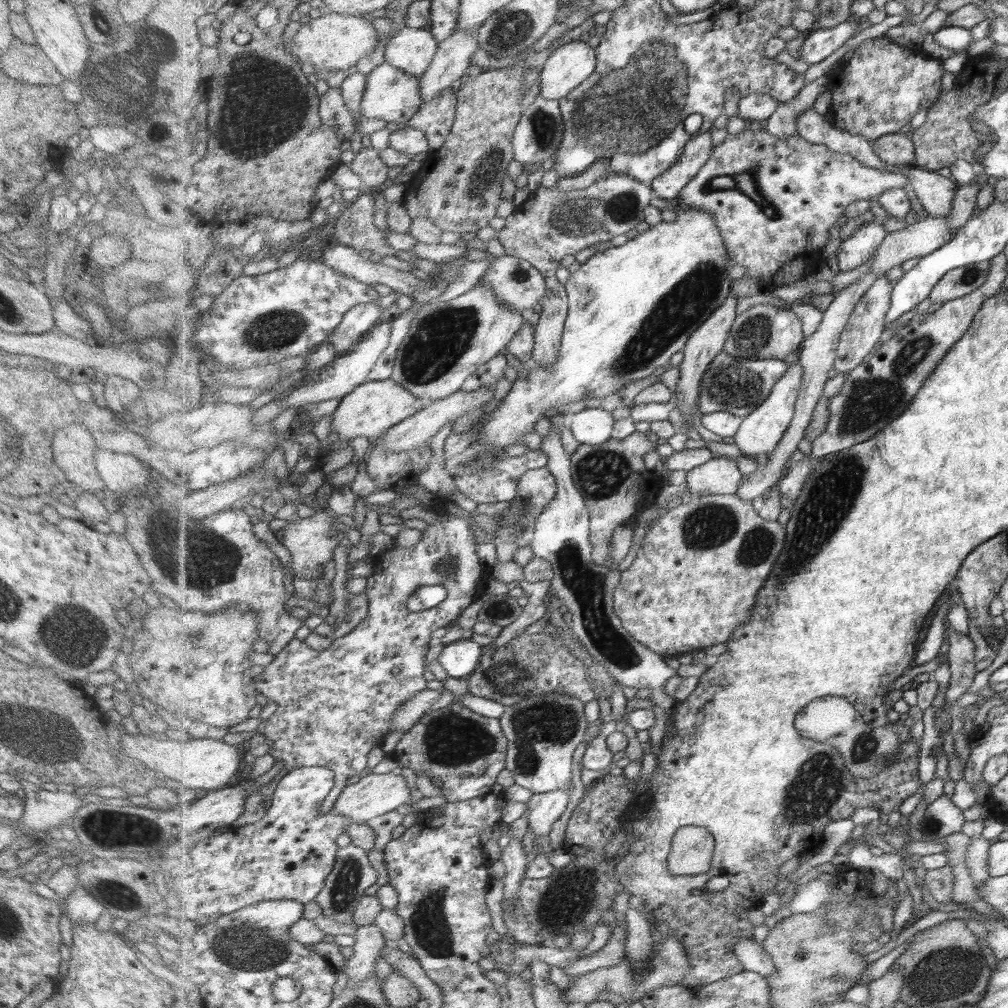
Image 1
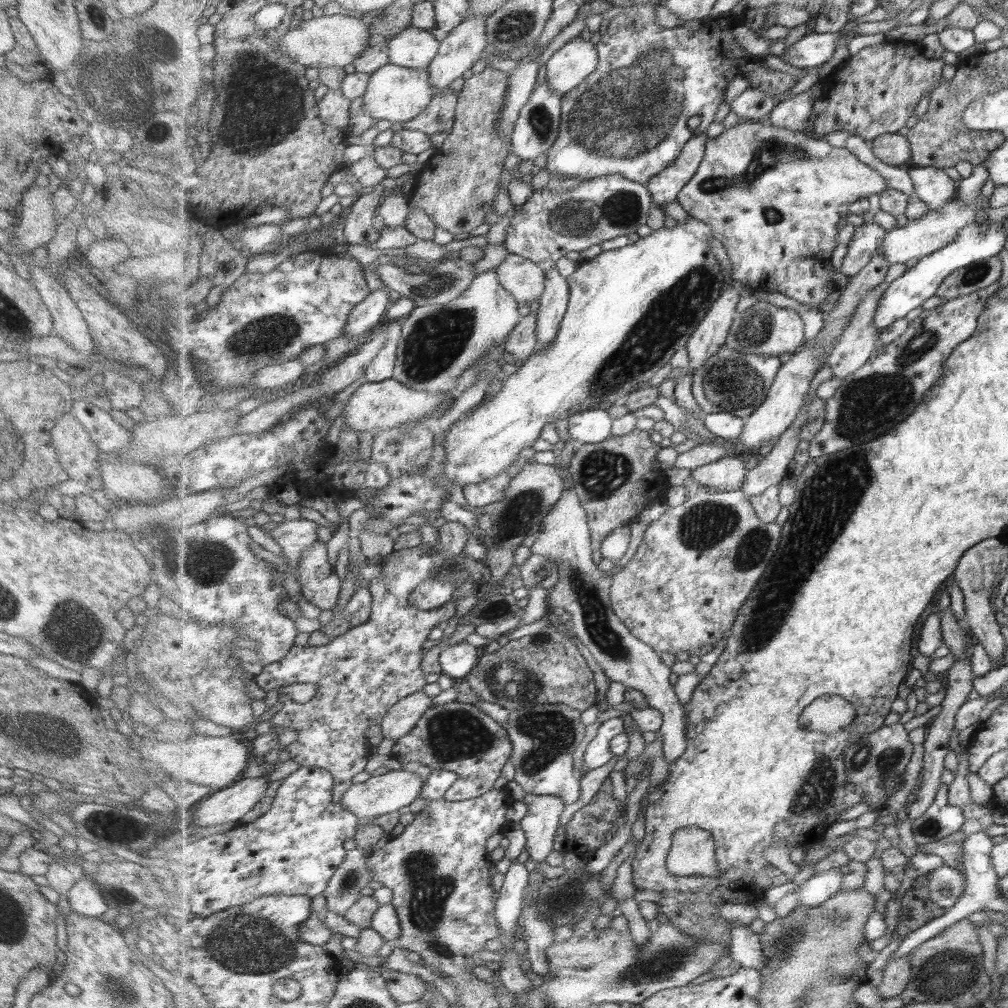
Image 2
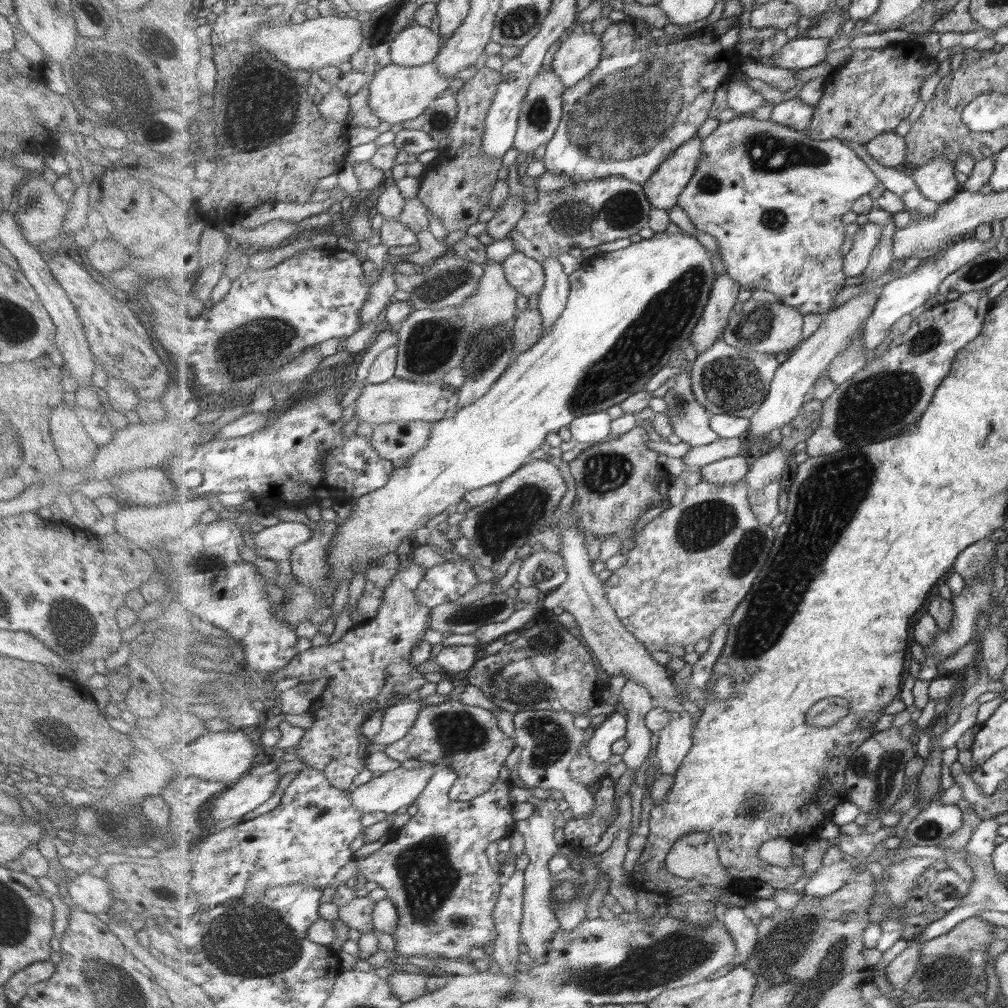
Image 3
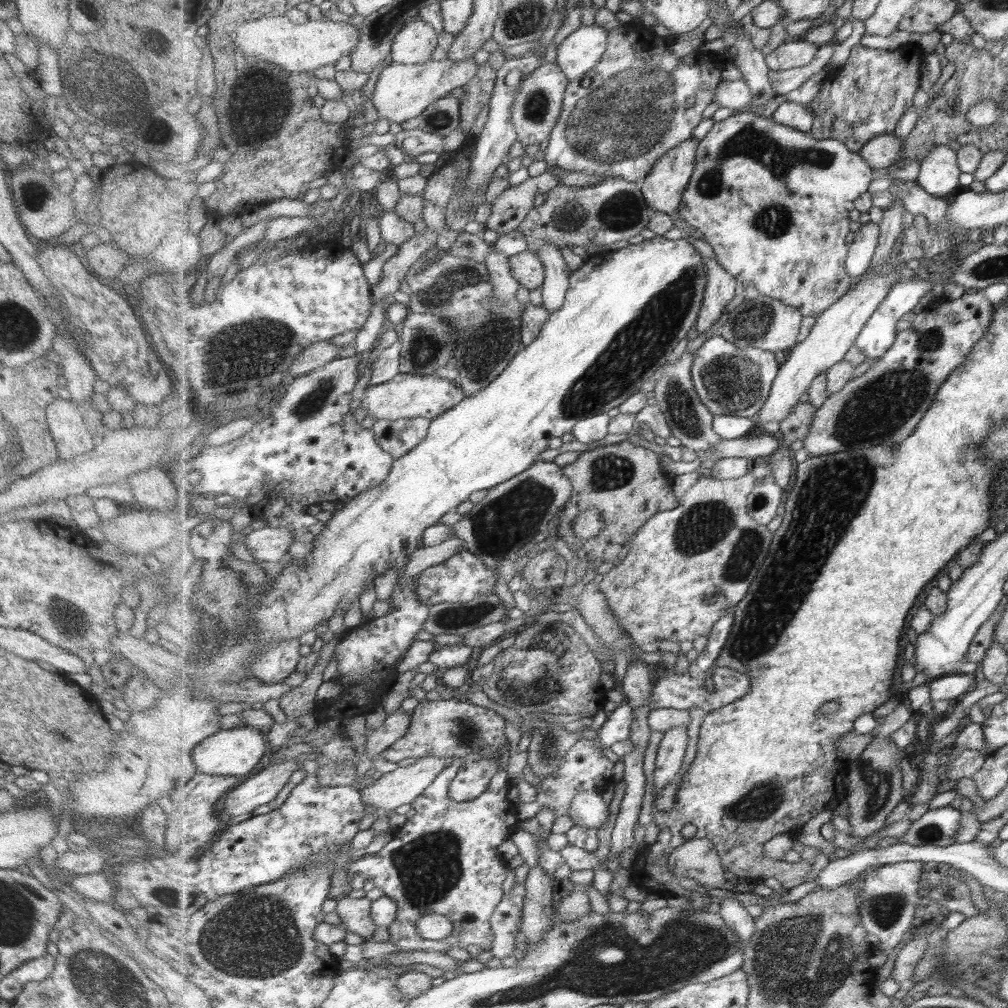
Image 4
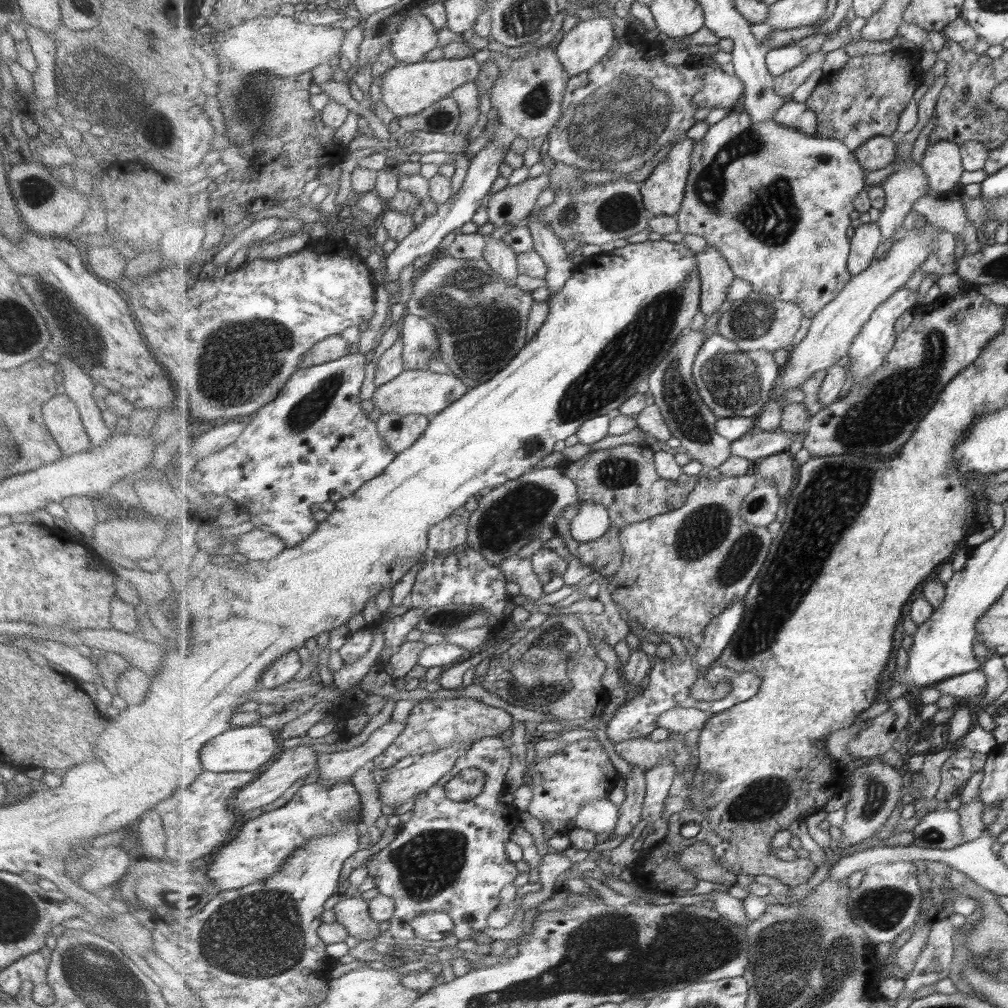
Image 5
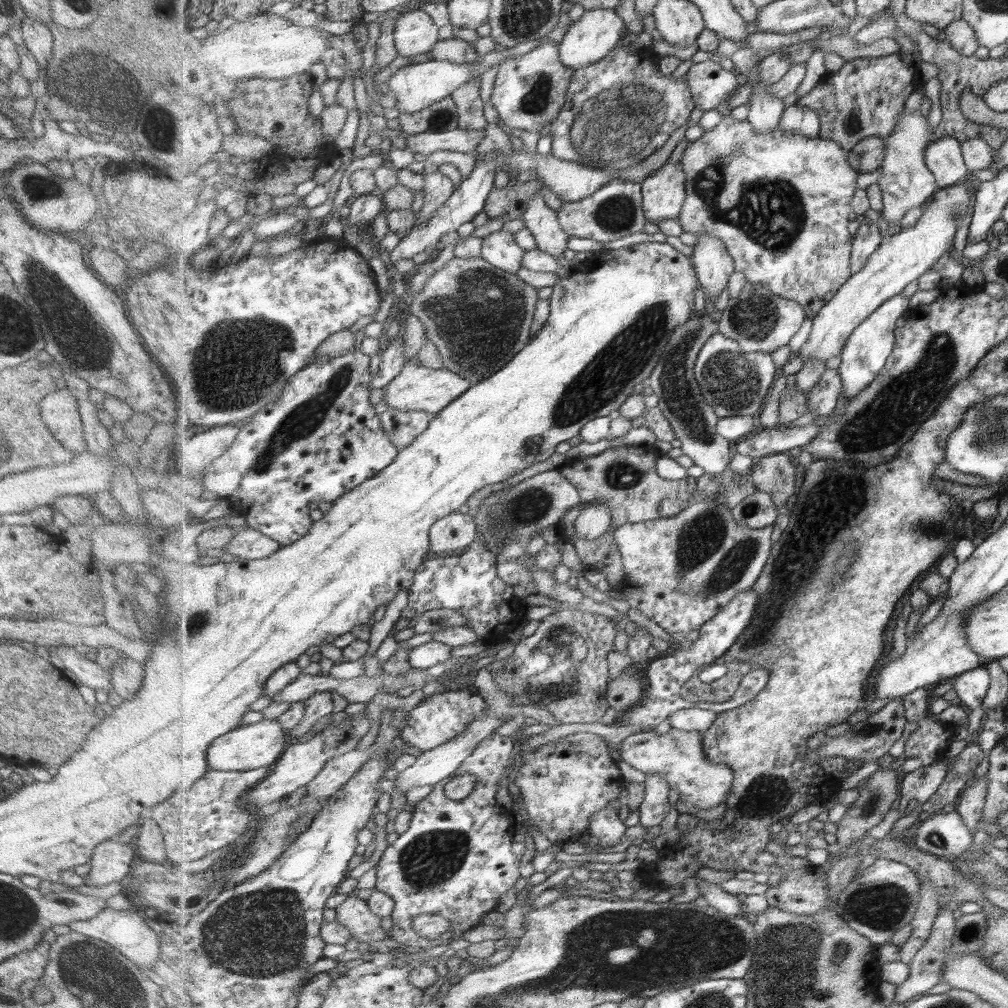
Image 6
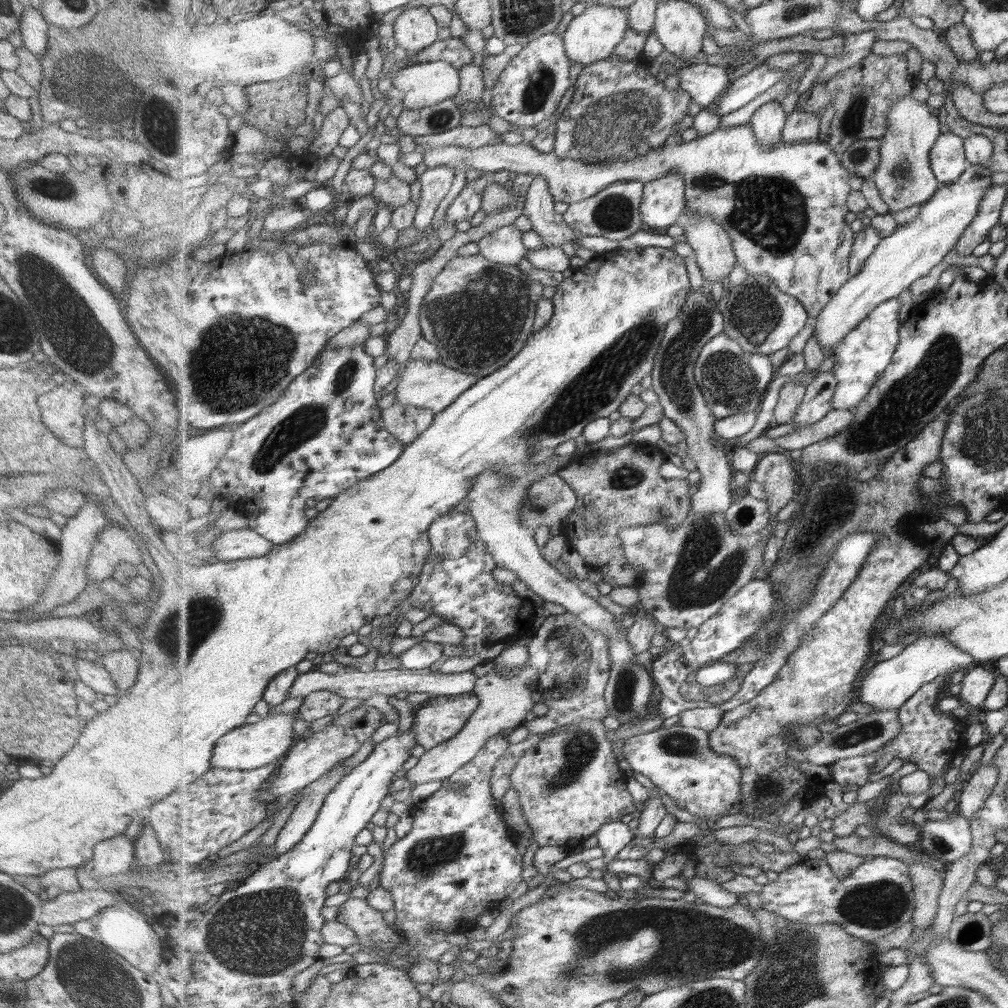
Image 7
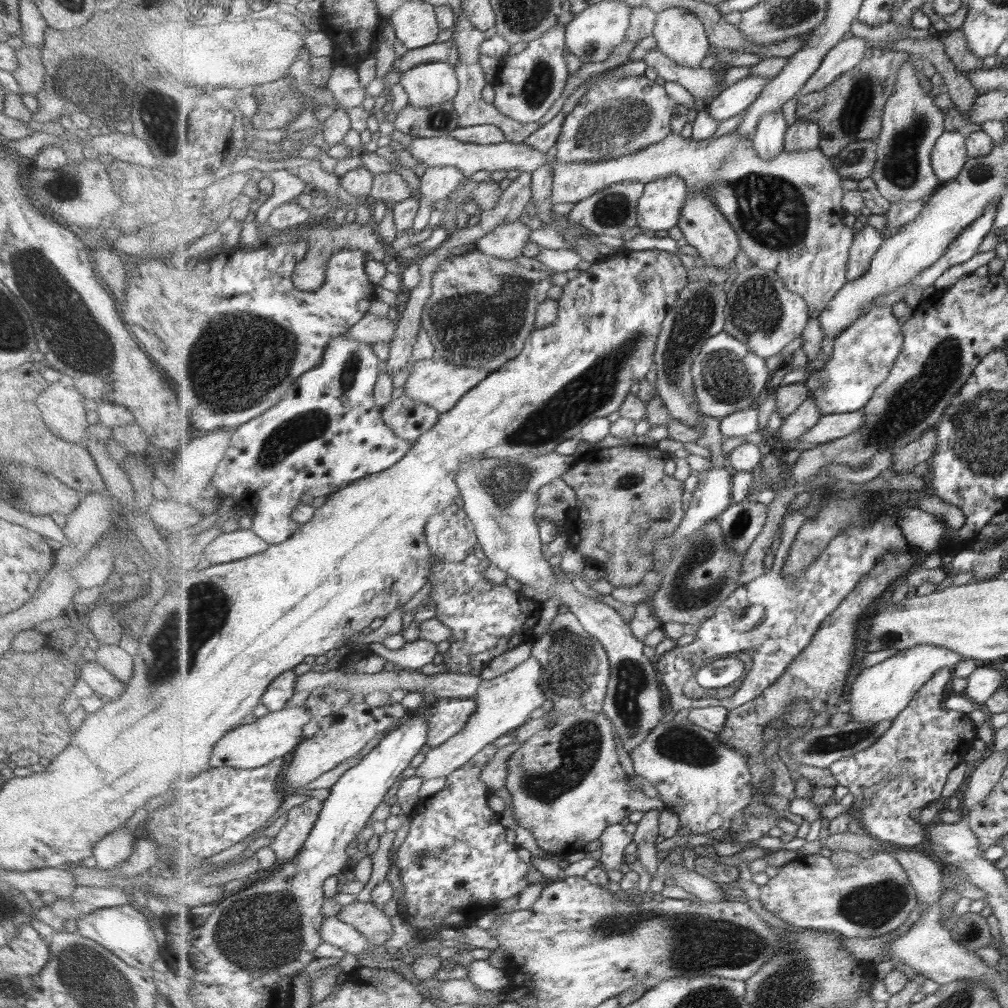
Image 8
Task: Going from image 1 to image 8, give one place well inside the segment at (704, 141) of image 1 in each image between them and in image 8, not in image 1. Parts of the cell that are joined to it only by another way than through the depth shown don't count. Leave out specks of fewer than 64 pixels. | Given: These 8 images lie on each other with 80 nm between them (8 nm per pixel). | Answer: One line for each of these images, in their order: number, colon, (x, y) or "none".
2: (665, 188)
3: (663, 189)
4: (664, 188)
5: (664, 191)
6: (664, 194)
7: (664, 203)
8: (660, 208)

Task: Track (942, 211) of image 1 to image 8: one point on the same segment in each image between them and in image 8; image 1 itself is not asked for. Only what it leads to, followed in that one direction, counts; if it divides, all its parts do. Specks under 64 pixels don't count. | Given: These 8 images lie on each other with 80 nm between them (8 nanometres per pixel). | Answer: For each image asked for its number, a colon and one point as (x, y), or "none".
2: (932, 186)
3: (937, 181)
4: (939, 174)
5: (943, 163)
6: (944, 158)
7: (948, 158)
8: (950, 156)

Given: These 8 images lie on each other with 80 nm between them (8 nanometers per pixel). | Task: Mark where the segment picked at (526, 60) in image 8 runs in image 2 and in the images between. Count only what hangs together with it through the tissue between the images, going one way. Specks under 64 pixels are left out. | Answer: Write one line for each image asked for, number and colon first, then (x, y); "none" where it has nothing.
2: (537, 130)
3: (543, 112)
4: (539, 103)
5: (529, 94)
6: (529, 91)
7: (530, 88)

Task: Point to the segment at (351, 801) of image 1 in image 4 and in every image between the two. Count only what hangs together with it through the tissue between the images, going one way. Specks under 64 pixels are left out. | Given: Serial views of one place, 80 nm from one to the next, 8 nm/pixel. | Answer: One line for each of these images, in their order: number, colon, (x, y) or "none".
2: (386, 793)
3: (395, 789)
4: (394, 789)

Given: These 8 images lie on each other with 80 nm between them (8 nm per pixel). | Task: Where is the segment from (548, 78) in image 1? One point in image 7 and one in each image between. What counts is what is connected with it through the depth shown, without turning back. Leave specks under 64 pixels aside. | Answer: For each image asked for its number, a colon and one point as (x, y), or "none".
2: (576, 60)
3: (579, 54)
4: (581, 51)
5: (588, 43)
6: (592, 37)
7: (592, 36)

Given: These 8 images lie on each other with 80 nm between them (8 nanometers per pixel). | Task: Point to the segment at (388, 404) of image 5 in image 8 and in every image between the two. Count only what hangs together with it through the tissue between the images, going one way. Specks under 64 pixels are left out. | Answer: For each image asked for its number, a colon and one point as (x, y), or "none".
6: (418, 387)
7: (423, 384)
8: (439, 383)

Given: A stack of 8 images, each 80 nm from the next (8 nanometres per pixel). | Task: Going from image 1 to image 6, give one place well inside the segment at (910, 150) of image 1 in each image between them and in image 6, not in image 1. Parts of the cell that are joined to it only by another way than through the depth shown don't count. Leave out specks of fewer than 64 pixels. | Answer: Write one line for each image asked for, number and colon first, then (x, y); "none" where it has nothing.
2: (894, 149)
3: (890, 149)
4: (884, 151)
5: (879, 152)
6: (867, 156)

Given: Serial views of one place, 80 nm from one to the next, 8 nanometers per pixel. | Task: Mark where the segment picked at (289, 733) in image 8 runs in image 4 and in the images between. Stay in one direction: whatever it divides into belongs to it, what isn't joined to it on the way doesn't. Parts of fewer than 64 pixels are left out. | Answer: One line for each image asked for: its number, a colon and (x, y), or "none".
4: (236, 752)
5: (244, 749)
6: (250, 747)
7: (253, 746)

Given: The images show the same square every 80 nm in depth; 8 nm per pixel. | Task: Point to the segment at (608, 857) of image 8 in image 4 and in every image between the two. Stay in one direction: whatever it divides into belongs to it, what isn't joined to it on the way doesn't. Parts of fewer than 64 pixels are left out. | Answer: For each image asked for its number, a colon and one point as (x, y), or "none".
4: (588, 808)
5: (599, 816)
6: (605, 825)
7: (613, 836)

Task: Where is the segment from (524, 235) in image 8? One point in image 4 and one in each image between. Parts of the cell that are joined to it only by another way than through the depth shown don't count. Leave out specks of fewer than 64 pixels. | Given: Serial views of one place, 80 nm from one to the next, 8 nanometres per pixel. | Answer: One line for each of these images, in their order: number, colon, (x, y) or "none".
4: (505, 285)
5: (503, 260)
6: (500, 248)
7: (505, 246)

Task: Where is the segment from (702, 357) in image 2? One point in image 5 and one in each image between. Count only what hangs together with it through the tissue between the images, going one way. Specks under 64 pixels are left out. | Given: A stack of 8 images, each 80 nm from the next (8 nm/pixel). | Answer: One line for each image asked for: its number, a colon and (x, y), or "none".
3: (716, 317)
4: (721, 287)
5: (717, 276)

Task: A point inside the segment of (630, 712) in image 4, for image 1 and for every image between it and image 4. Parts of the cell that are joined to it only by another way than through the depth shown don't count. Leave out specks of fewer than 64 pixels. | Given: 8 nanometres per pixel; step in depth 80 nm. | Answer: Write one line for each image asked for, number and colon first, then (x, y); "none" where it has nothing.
1: (597, 756)
2: (599, 752)
3: (615, 727)

